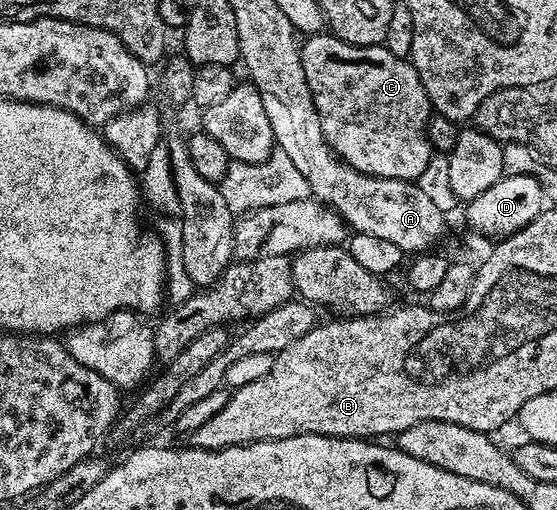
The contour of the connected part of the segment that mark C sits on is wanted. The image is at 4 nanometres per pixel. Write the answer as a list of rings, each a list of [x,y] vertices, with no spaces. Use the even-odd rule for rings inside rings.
[[[326,32],[311,34],[301,43],[302,67],[316,104],[320,118],[320,128],[327,145],[335,155],[352,168],[377,178],[395,178],[414,182],[432,155],[427,126],[432,115],[432,107],[420,84],[416,68],[404,58],[392,56],[392,52],[381,46],[353,46],[341,42]]]

